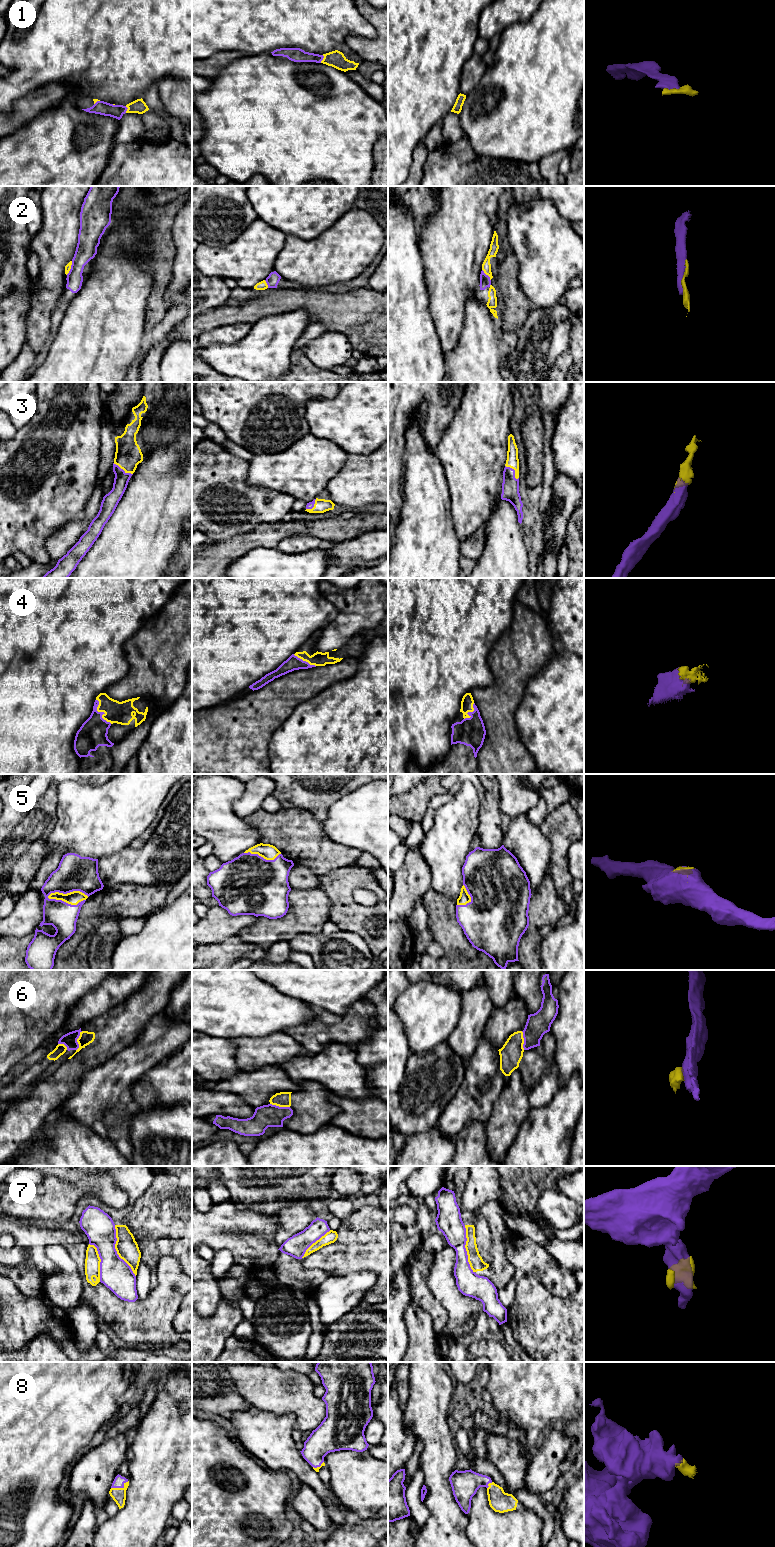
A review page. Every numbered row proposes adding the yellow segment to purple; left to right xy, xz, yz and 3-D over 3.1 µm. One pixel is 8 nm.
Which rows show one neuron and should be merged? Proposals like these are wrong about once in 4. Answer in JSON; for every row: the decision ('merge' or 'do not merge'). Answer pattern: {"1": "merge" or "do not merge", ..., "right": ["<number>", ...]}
{"1": "merge", "2": "merge", "3": "merge", "4": "merge", "5": "merge", "6": "do not merge", "7": "do not merge", "8": "merge", "right": ["1", "2", "3", "4", "5", "8"]}

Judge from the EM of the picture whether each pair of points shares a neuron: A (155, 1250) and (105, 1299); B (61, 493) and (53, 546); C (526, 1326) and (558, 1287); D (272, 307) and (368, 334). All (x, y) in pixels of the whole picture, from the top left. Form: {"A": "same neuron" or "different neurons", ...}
{"A": "different neurons", "B": "different neurons", "C": "different neurons", "D": "same neuron"}

